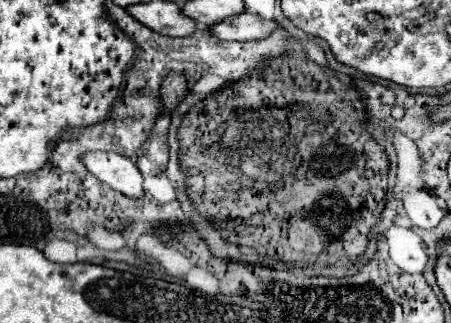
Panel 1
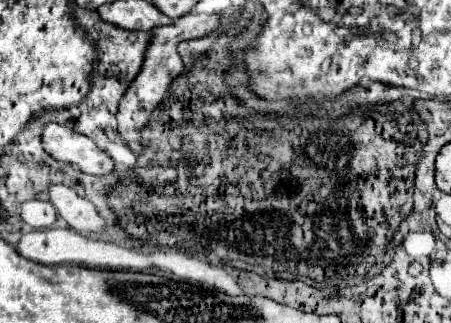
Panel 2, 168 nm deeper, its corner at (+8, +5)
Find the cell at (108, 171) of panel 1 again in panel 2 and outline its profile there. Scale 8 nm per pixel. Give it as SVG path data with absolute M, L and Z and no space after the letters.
M48 124L44 126L40 140L44 150L52 158L64 160L68 164L76 164L86 174L104 176L114 168L110 156L104 150L100 150L92 140L88 140L84 134L76 132L74 128L62 124Z

